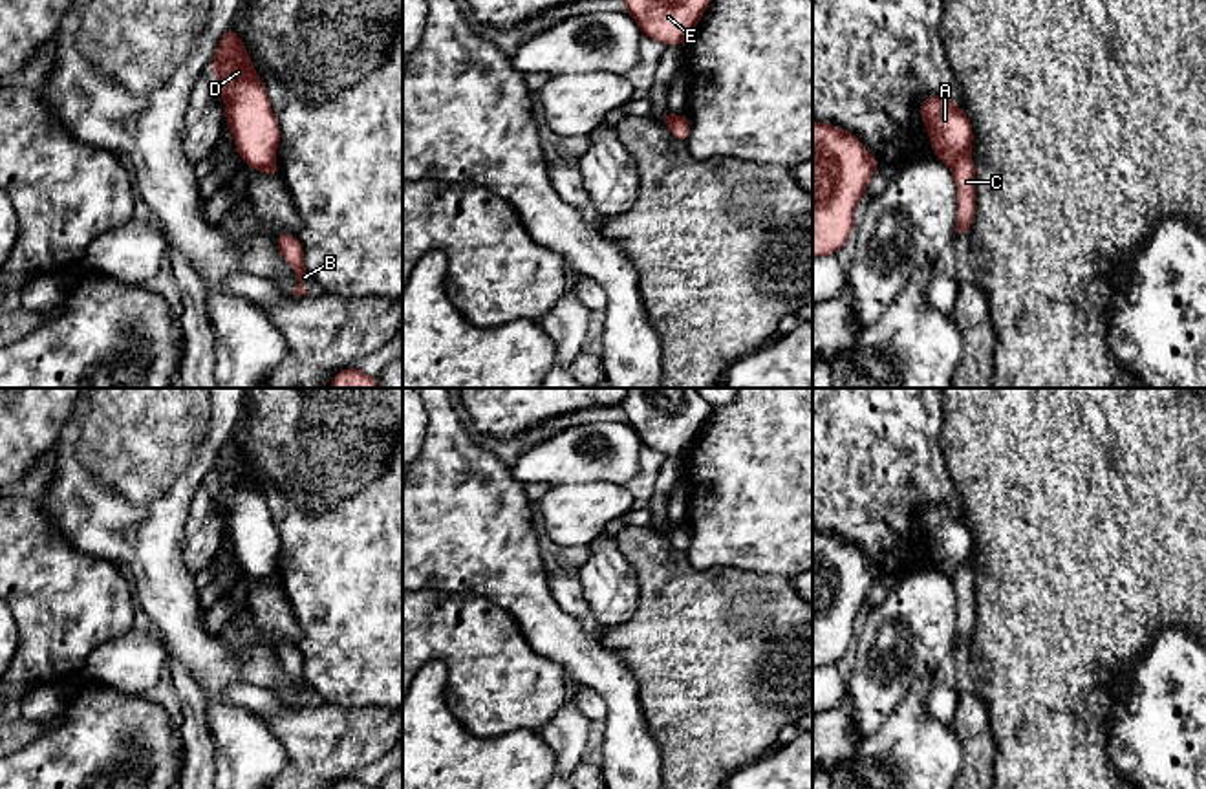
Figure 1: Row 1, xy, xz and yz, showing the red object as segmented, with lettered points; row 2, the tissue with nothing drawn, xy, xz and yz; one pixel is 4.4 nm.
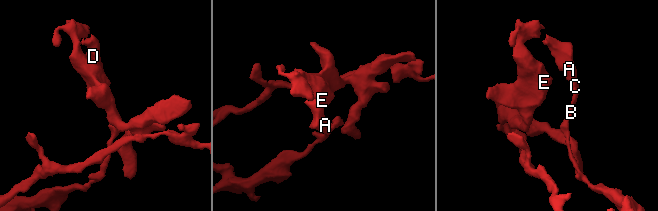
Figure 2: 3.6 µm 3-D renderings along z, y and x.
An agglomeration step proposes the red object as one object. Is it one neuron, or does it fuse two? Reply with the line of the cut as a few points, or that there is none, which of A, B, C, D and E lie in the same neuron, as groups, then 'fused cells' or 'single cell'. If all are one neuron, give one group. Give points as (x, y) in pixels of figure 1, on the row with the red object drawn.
cut yz (969, 152), (950, 167); groups A D E / B C; fused cells

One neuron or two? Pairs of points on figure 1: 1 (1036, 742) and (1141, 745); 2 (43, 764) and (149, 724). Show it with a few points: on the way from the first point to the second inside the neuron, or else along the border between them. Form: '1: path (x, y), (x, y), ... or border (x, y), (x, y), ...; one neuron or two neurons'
1: border (1113, 702), (1108, 713), (1108, 756), (1117, 769); two neurons
2: path (68, 764), (92, 764), (123, 736); one neuron

